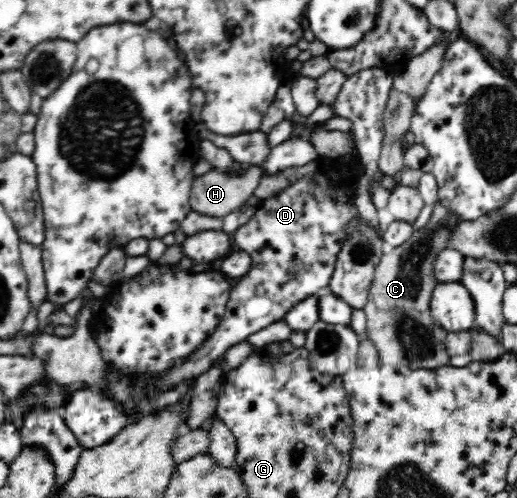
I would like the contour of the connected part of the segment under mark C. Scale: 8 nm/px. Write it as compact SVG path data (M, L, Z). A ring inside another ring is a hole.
M442 203L436 204L425 225L413 230L411 237L399 247L386 248L376 266L366 307L368 319L365 337L372 340L380 352L380 364L405 361L413 370L436 371L451 366L447 354L447 332L431 314L431 298L438 279L434 275L436 256L450 247L448 238L460 218Z

